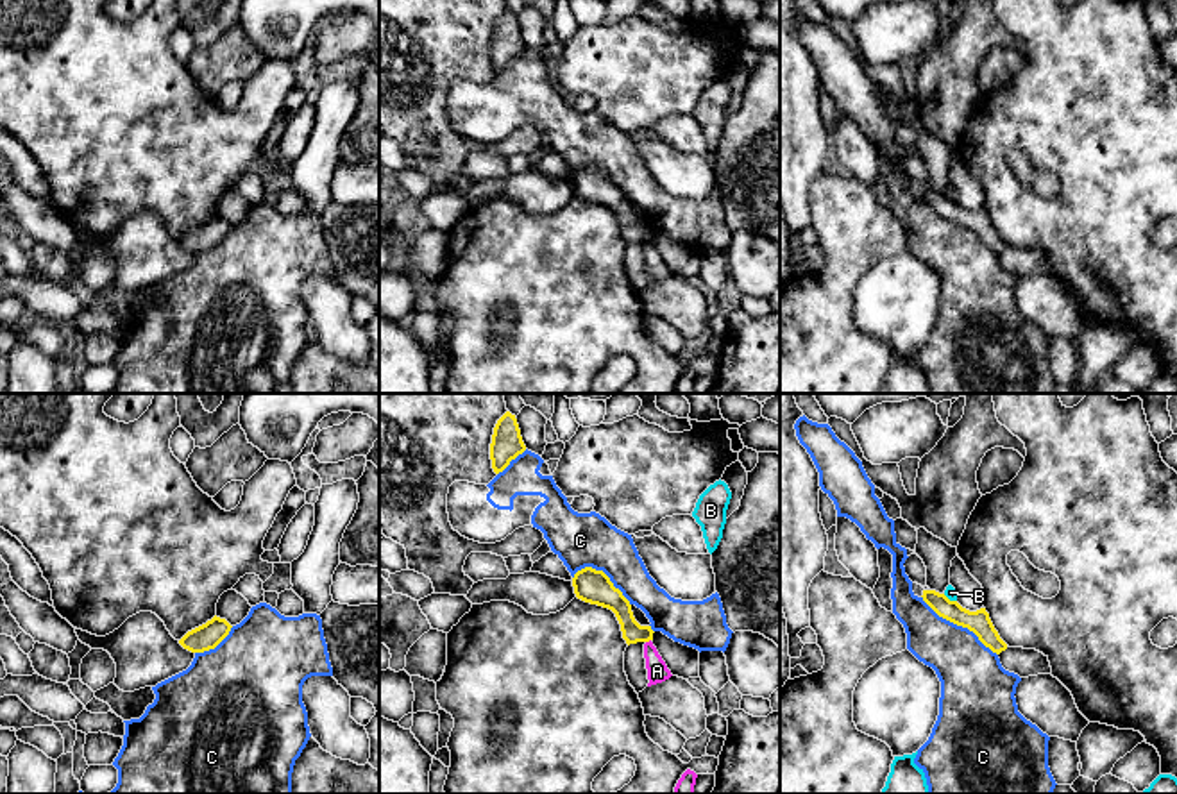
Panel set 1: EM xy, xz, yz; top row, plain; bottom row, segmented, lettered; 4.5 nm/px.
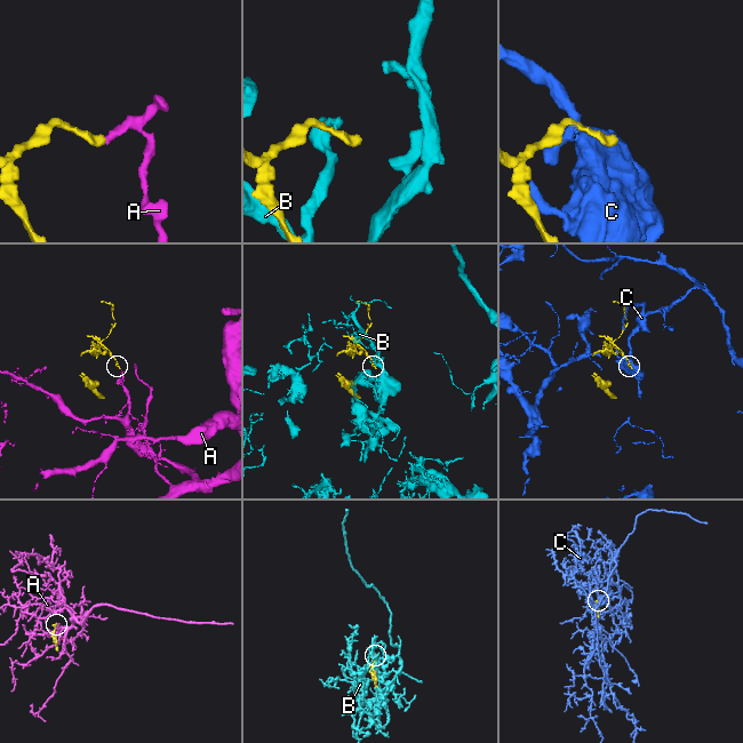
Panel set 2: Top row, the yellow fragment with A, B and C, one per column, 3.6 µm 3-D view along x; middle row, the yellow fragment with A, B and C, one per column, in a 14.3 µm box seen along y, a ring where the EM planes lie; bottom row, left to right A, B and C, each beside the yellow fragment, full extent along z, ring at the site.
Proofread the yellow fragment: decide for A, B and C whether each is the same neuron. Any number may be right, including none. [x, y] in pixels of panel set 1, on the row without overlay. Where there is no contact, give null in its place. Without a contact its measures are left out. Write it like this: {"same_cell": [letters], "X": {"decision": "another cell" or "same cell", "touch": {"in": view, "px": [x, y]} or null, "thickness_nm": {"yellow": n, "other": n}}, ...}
{"same_cell": [], "A": {"decision": "another cell", "touch": {"in": "xz", "px": [648, 240]}, "thickness_nm": {"yellow": 100, "other": 100}}, "B": {"decision": "another cell", "touch": {"in": "yz", "px": [948, 199]}, "thickness_nm": {"yellow": 100, "other": 50}}, "C": {"decision": "another cell", "touch": {"in": "yz", "px": [959, 224]}, "thickness_nm": {"yellow": 100, "other": 280}}}

